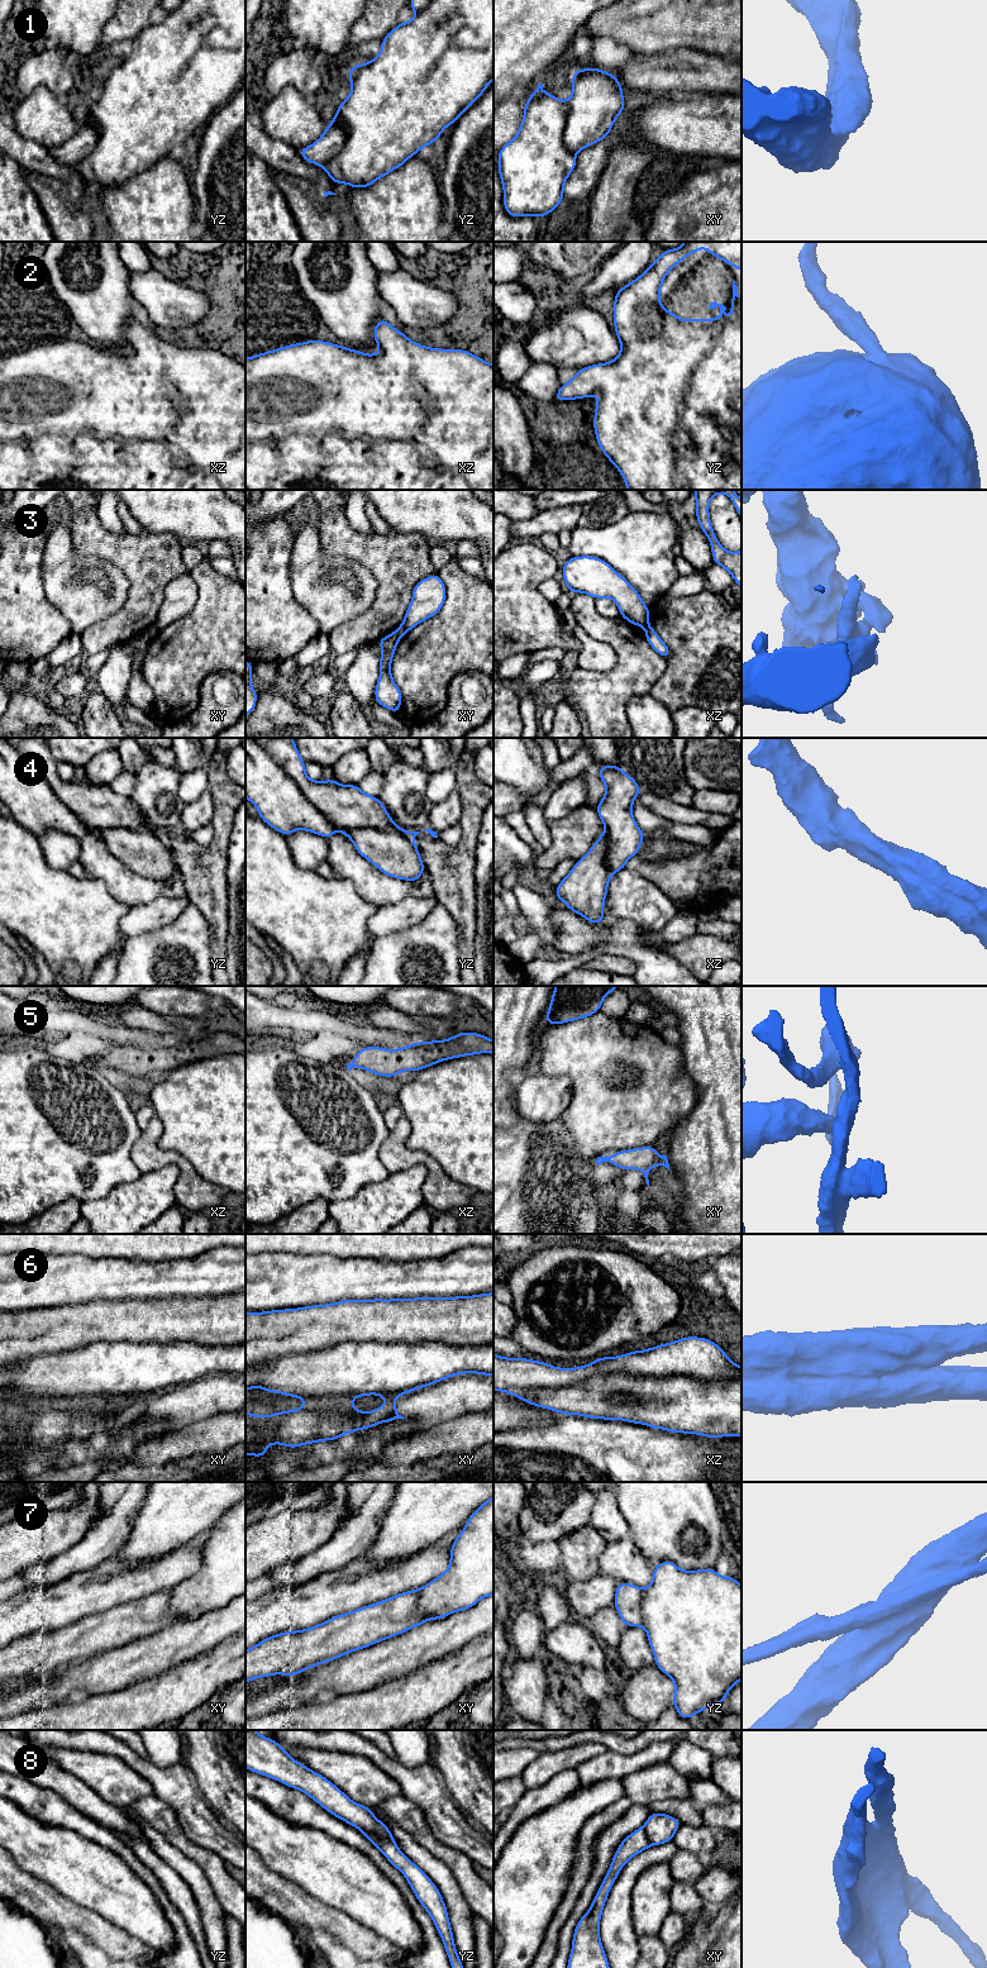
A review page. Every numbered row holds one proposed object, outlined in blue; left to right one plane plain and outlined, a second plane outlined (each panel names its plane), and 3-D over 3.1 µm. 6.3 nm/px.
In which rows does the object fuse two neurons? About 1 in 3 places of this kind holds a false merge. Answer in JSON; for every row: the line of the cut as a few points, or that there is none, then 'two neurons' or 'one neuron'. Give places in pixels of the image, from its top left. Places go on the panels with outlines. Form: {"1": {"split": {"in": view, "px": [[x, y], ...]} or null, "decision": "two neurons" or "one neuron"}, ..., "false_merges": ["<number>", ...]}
{"1": {"split": null, "decision": "one neuron"}, "2": {"split": null, "decision": "one neuron"}, "3": {"split": {"in": "xy", "px": [[395, 630], [399, 638]]}, "decision": "two neurons"}, "4": {"split": null, "decision": "one neuron"}, "5": {"split": null, "decision": "one neuron"}, "6": {"split": {"in": "xy", "px": [[492, 1343], [342, 1342], [246, 1366]]}, "decision": "two neurons"}, "7": {"split": {"in": "yz", "px": [[640, 1590], [643, 1625]]}, "decision": "two neurons"}, "8": {"split": {"in": "yz", "px": [[360, 1828], [395, 1843]]}, "decision": "two neurons"}, "false_merges": ["3", "6", "7", "8"]}

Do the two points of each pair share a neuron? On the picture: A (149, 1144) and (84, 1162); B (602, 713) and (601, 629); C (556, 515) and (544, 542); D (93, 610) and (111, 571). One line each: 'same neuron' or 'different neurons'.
A: different neurons
B: same neuron
C: different neurons
D: same neuron

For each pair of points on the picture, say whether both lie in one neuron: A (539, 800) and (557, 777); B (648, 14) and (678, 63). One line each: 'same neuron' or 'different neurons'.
A: same neuron
B: different neurons

